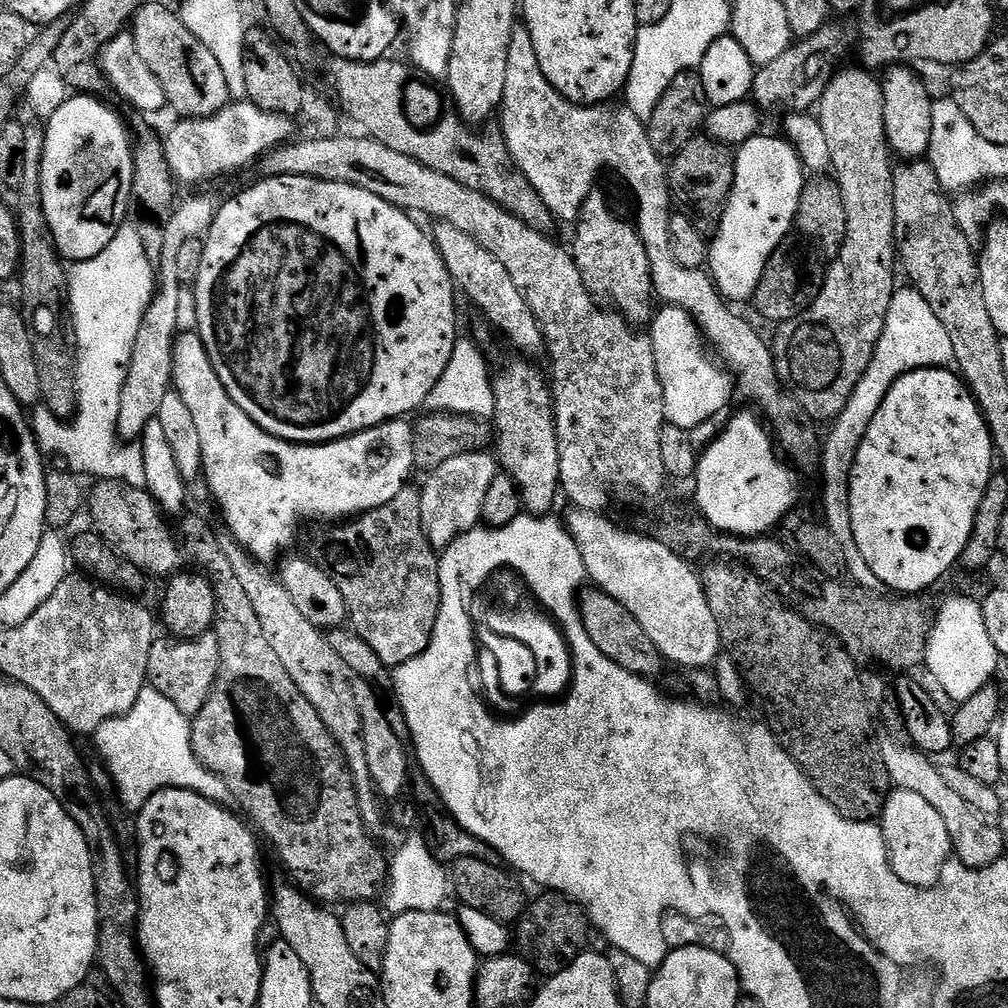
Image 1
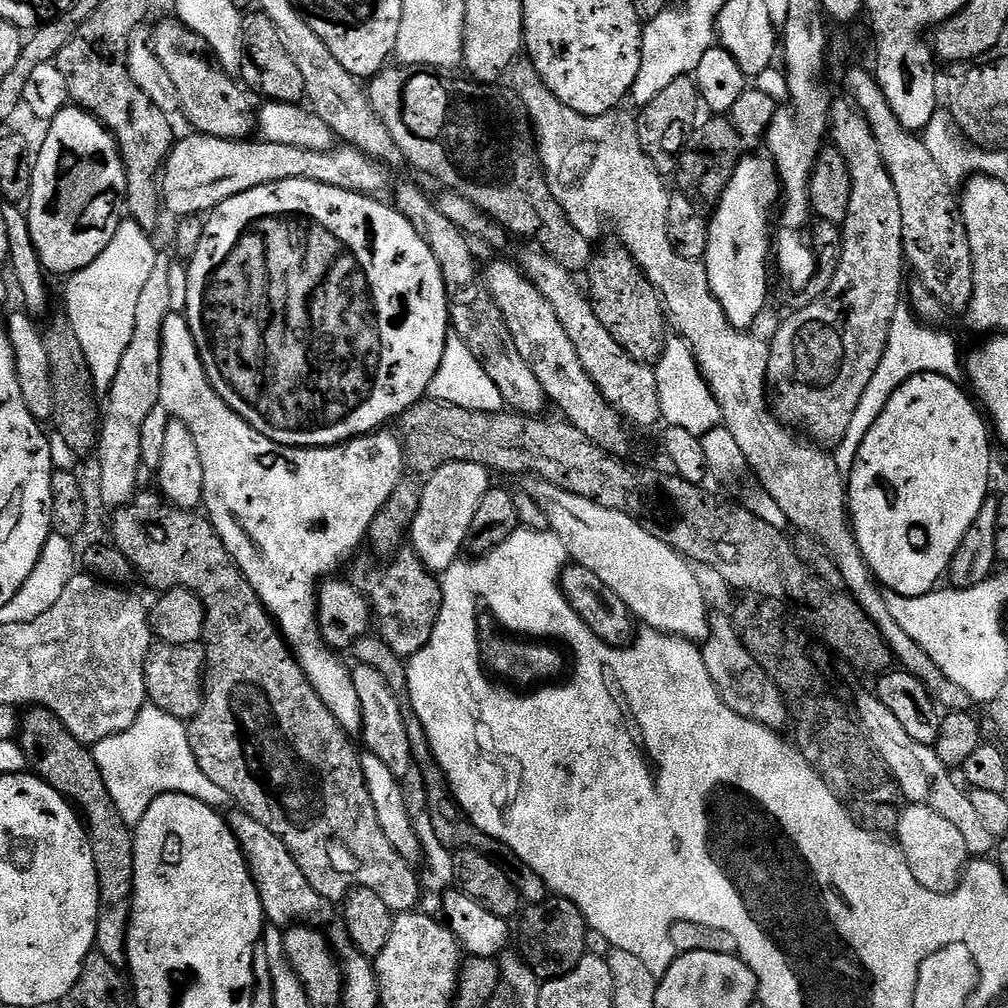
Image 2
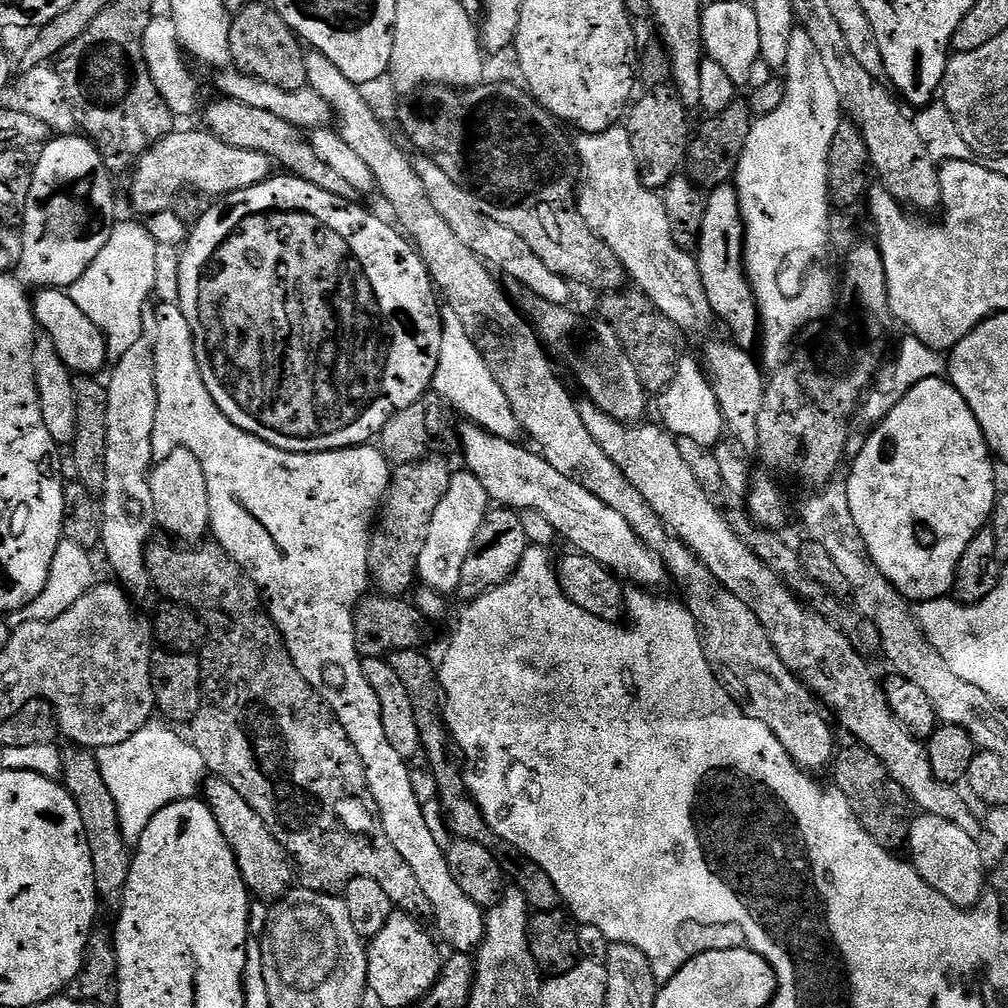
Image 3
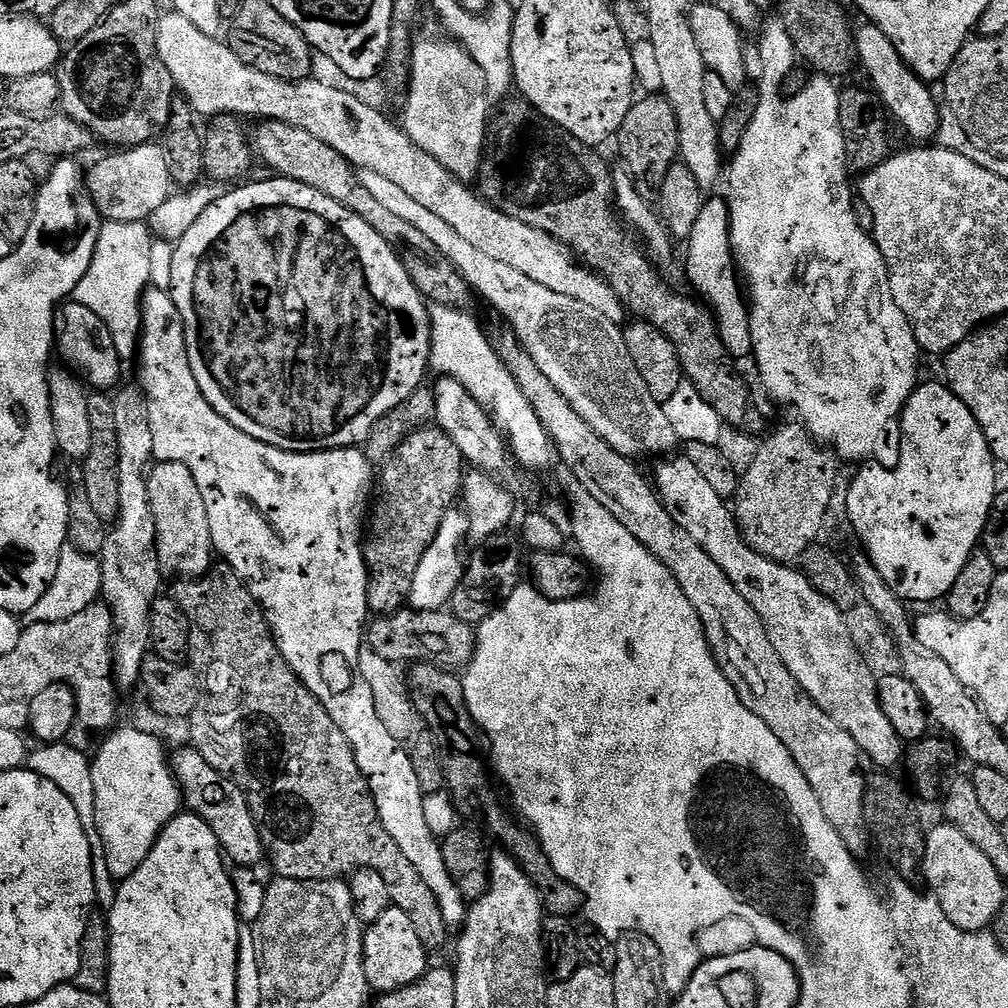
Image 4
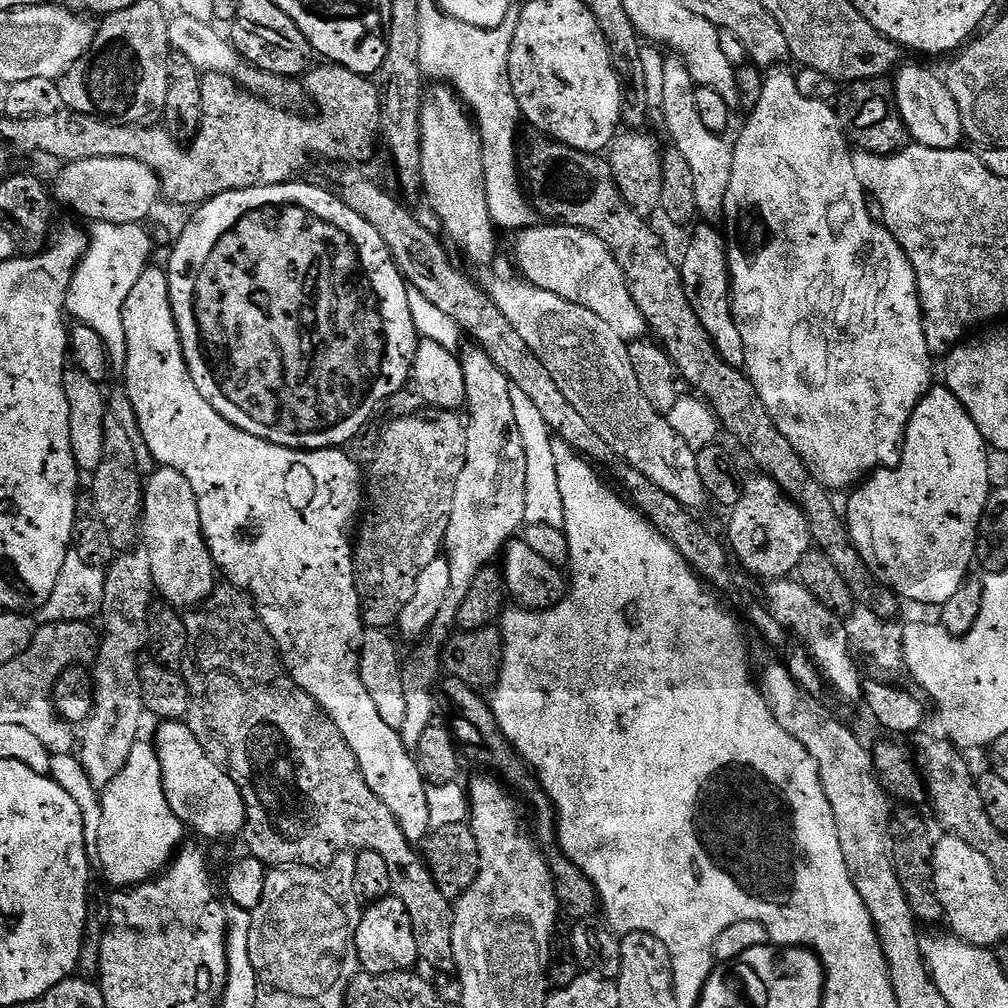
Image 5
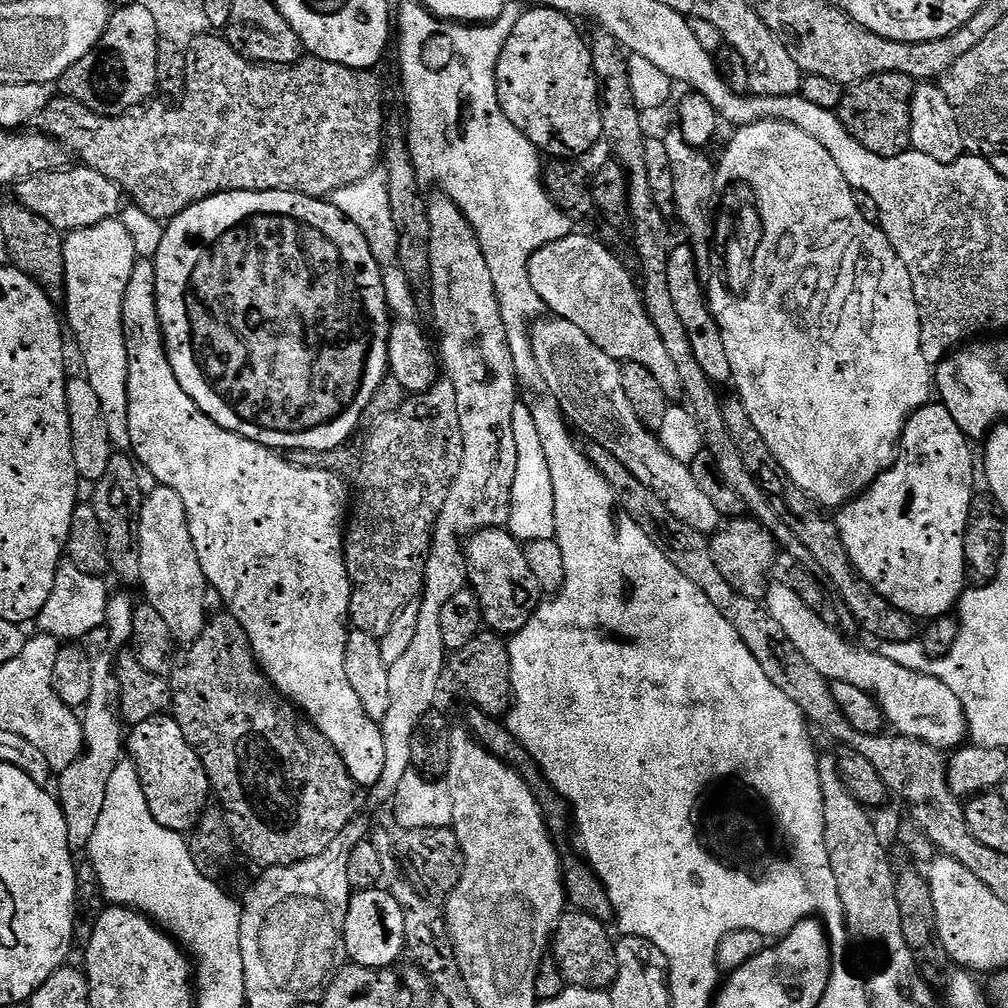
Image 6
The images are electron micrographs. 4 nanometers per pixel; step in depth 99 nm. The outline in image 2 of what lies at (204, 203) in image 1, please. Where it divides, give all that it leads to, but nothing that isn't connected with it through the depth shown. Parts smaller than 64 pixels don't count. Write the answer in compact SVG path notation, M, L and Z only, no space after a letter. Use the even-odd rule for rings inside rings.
M157 253L149 281L141 291L134 316L134 333L119 363L118 374L108 389L108 402L102 412L98 430L96 455L100 466L100 496L113 508L121 508L135 499L138 470L141 471L141 432L150 414L159 407L161 392L161 332L162 322L170 313L168 272L172 260Z

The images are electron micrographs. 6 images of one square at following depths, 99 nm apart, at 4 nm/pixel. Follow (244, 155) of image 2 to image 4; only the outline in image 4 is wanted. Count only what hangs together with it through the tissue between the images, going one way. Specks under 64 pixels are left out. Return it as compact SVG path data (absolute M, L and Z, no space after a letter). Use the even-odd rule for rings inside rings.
M153 142L113 153L113 156L98 161L92 169L87 169L86 183L94 206L105 221L148 222L154 210L174 192L166 152L159 143Z

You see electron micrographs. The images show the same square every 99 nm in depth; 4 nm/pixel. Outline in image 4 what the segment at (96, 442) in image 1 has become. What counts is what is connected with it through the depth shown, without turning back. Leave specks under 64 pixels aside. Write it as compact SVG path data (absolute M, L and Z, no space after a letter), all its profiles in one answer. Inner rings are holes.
M113 220L101 223L90 270L86 270L74 293L75 303L92 310L109 328L115 349L124 362L130 361L131 356L133 359L140 346L140 300L150 286L150 250L153 241L147 223Z

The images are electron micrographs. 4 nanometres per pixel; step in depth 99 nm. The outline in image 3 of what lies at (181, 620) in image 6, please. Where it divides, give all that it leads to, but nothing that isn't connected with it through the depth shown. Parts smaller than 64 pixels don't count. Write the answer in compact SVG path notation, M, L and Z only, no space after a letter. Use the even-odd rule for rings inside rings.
M179 448L159 461L152 468L148 482L154 500L156 523L161 529L164 527L170 535L177 536L172 538L180 542L200 542L209 535L210 498L206 490L206 474L202 474L202 462L198 462L190 450Z

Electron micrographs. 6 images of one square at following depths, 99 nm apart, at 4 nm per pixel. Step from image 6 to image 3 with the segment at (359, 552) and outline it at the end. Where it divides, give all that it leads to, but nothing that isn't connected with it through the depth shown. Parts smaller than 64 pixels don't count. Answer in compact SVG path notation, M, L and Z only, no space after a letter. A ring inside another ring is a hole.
M432 454L427 460L402 464L393 471L388 494L368 544L368 570L375 587L377 584L383 595L403 597L404 591L412 583L417 583L422 546L426 546L426 534L430 534L434 510L438 510L438 502L442 502L454 475L454 468L444 458L443 455Z

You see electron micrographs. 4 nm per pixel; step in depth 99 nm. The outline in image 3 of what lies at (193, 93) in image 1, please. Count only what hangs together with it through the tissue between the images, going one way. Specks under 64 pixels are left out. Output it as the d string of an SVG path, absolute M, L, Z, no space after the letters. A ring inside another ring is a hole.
M216 98L216 101L204 112L207 131L217 136L226 146L238 146L238 150L254 150L258 154L266 154L273 165L280 164L285 173L297 176L300 180L310 182L322 190L344 200L355 201L357 192L346 178L336 173L332 167L326 166L322 158L314 150L314 146L306 139L301 129L295 128L290 122L278 118L278 114L270 114L270 110L258 110L255 106L246 106L236 100Z

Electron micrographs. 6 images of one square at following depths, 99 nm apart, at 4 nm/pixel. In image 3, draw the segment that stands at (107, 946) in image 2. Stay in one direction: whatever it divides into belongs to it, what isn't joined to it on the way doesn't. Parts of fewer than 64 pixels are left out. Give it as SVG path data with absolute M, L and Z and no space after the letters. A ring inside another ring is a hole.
M73 747L64 758L64 774L62 783L68 789L78 806L78 814L82 814L82 826L86 834L86 842L90 846L90 858L94 862L94 882L96 894L112 907L119 909L124 900L126 882L130 878L132 852L120 829L118 806L110 794L110 786L106 786L106 778L102 778L100 762L95 751Z

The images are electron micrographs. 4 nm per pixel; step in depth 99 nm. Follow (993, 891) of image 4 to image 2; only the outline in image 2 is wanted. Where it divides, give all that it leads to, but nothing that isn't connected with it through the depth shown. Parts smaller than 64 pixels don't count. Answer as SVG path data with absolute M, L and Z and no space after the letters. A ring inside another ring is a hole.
M909 803L905 812L899 813L894 825L898 847L905 862L910 866L910 874L918 878L922 886L931 892L951 892L960 883L970 857L962 834L951 822L946 822L942 814L934 814L925 804Z

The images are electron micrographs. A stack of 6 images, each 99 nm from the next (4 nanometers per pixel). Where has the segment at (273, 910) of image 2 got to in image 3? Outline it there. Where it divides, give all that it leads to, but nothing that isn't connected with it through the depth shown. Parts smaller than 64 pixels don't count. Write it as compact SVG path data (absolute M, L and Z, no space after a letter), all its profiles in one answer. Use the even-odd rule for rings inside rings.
M219 778L205 779L202 785L202 799L210 814L214 814L218 830L222 830L226 838L238 862L242 882L248 887L249 893L260 902L283 901L294 884L294 865L278 838L270 834L266 822L258 818L254 806L250 806L250 802L246 802L246 798L242 798L242 794L238 794L238 790L230 786L230 782Z

